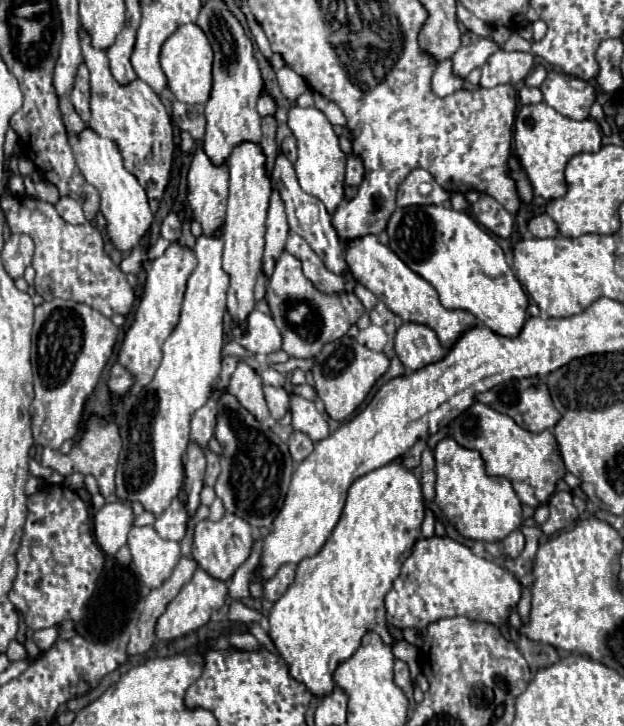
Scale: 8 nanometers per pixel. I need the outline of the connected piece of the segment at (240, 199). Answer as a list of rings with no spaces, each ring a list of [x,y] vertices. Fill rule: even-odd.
[[[245,142],[237,146],[227,162],[229,166],[229,202],[225,226],[221,232],[223,240],[223,270],[229,274],[227,288],[227,312],[231,316],[231,324],[239,326],[245,332],[245,320],[249,312],[255,308],[253,288],[257,282],[257,274],[261,272],[263,258],[263,236],[265,236],[265,218],[269,208],[269,196],[273,184],[269,176],[265,176],[265,156],[259,144]]]

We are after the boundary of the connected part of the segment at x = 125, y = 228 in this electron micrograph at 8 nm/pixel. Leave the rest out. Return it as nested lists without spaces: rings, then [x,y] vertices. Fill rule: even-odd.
[[[85,128],[77,138],[73,138],[71,148],[81,174],[101,194],[101,212],[107,220],[107,234],[113,246],[119,252],[131,250],[147,234],[154,220],[145,190],[141,188],[137,178],[125,170],[119,148],[111,140],[97,136],[91,128]]]

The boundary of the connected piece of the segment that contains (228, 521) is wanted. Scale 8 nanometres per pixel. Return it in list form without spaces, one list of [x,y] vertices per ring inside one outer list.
[[[225,514],[221,520],[211,522],[211,520],[201,520],[195,526],[195,542],[193,542],[193,558],[199,562],[199,566],[209,572],[213,578],[219,580],[229,580],[235,570],[249,558],[253,546],[253,534],[251,534],[251,526],[235,516],[235,514]]]

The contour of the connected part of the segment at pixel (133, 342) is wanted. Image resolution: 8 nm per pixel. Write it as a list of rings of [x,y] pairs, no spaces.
[[[173,242],[161,258],[153,260],[147,266],[143,298],[139,302],[135,320],[133,320],[129,332],[125,334],[125,340],[119,350],[119,362],[135,376],[135,386],[131,388],[131,394],[141,392],[141,388],[151,382],[151,378],[159,366],[163,340],[173,332],[173,328],[179,322],[185,284],[187,284],[187,278],[191,276],[191,272],[195,270],[195,266],[197,266],[197,260],[193,256],[193,250],[187,246],[181,246],[179,242]]]

